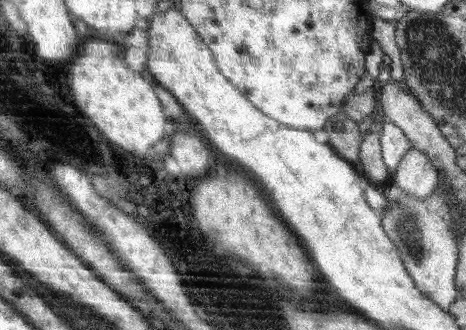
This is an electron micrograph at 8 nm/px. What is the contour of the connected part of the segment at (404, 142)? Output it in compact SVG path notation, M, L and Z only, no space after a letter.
M384 120L382 136L379 136L383 161L388 170L393 173L404 154L411 149L411 140L404 135L404 131L389 120Z

